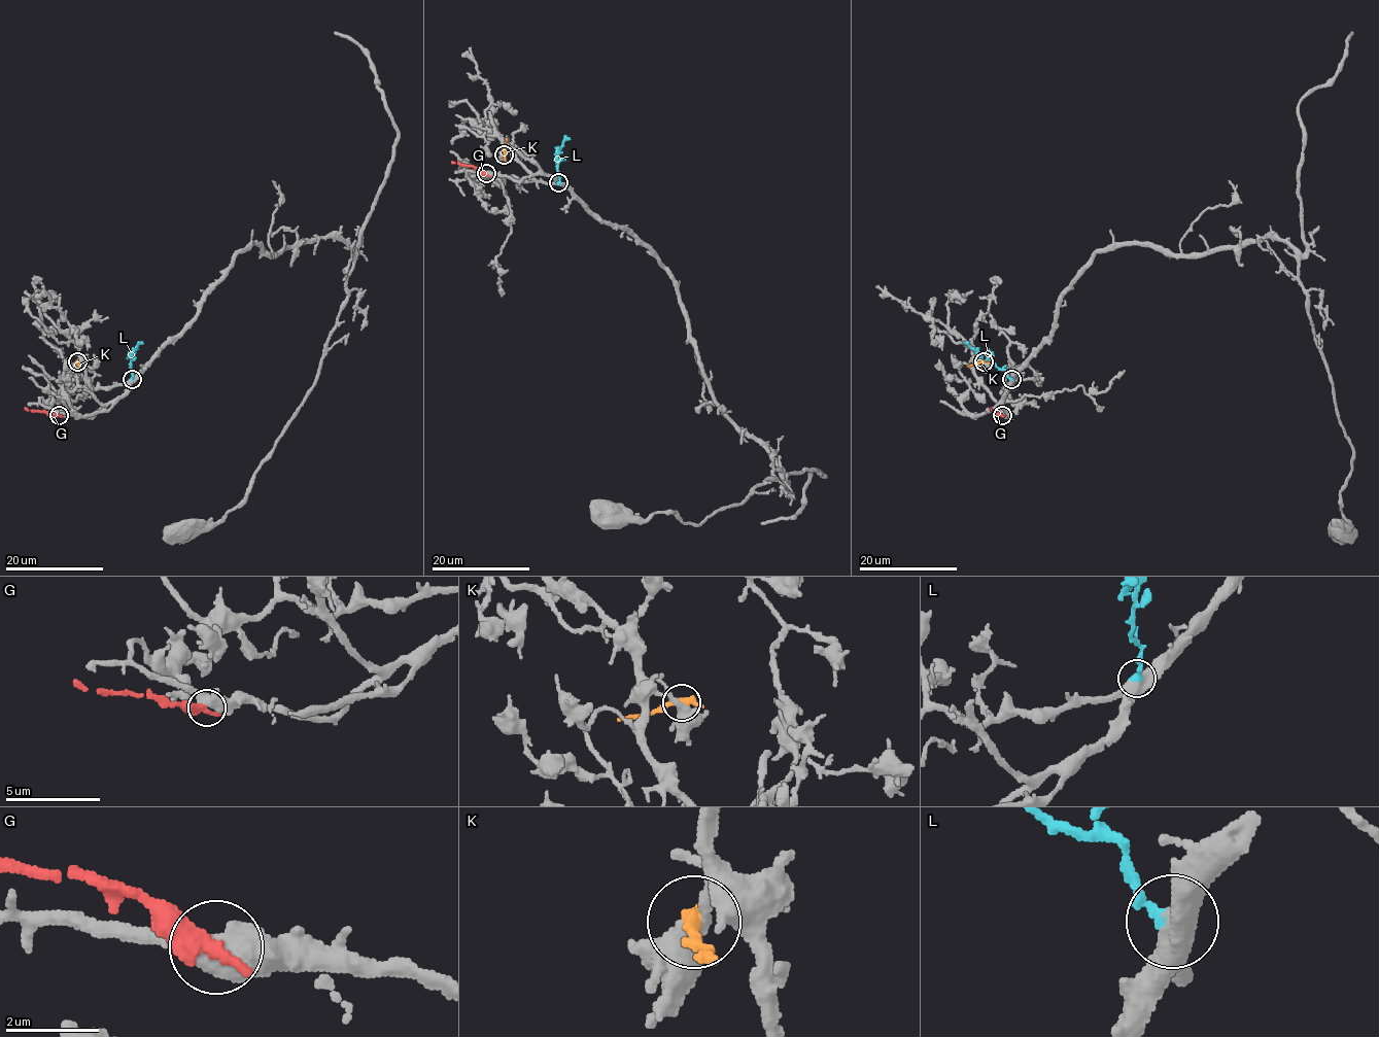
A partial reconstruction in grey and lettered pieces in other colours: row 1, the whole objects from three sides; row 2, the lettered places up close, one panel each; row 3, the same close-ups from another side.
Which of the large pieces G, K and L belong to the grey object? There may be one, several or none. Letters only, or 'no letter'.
L

